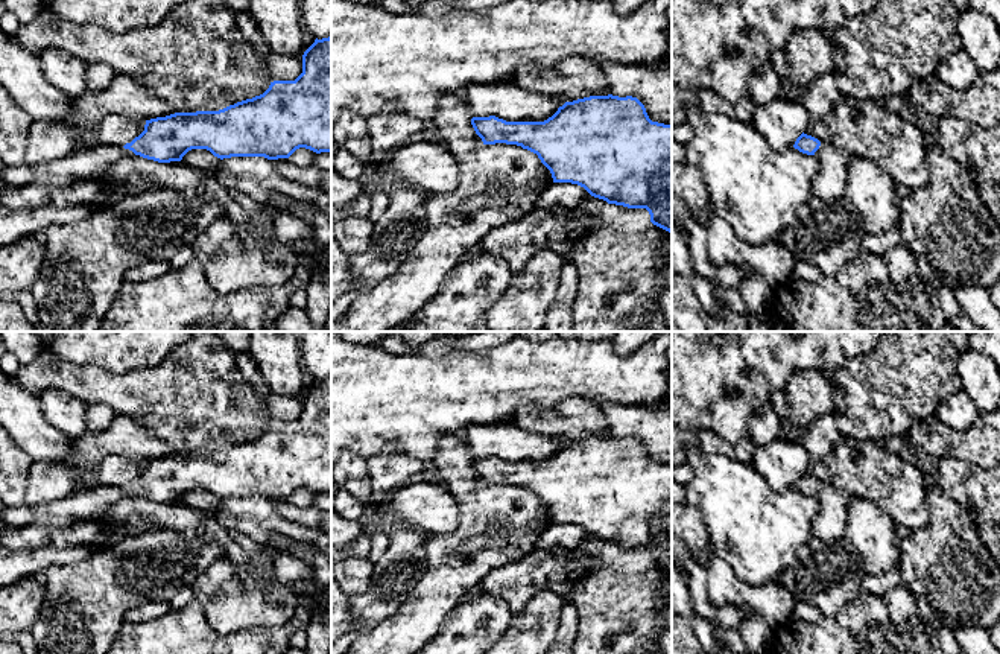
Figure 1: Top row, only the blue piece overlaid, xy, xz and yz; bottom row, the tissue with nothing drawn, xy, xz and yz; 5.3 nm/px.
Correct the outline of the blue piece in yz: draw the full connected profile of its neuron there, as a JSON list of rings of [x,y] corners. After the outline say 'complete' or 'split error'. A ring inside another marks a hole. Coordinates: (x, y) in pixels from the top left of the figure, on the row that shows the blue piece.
[[[801,134],[795,144],[802,154],[813,155],[821,167],[812,179],[812,195],[831,201],[845,195],[848,181],[848,155],[830,141]]] | split error

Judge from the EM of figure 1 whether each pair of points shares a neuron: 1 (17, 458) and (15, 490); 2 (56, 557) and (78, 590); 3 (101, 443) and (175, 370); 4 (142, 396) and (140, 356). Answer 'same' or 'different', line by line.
1: same
2: different
3: different
4: different

